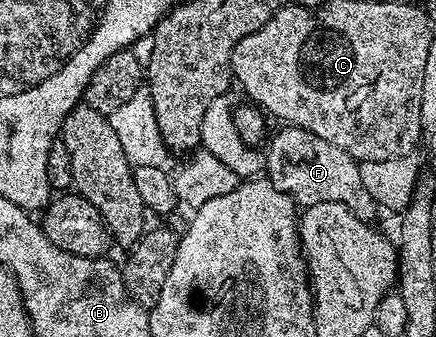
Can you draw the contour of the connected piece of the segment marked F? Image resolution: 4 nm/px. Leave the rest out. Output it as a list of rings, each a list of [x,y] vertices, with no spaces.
[[[281,126],[272,136],[273,133],[267,140],[269,149],[263,152],[270,184],[293,197],[298,205],[308,206],[321,200],[330,200],[347,206],[361,220],[376,221],[379,207],[364,189],[359,176],[359,163],[351,154],[339,150],[339,146],[331,146],[331,142],[323,142],[323,138],[302,128]]]

